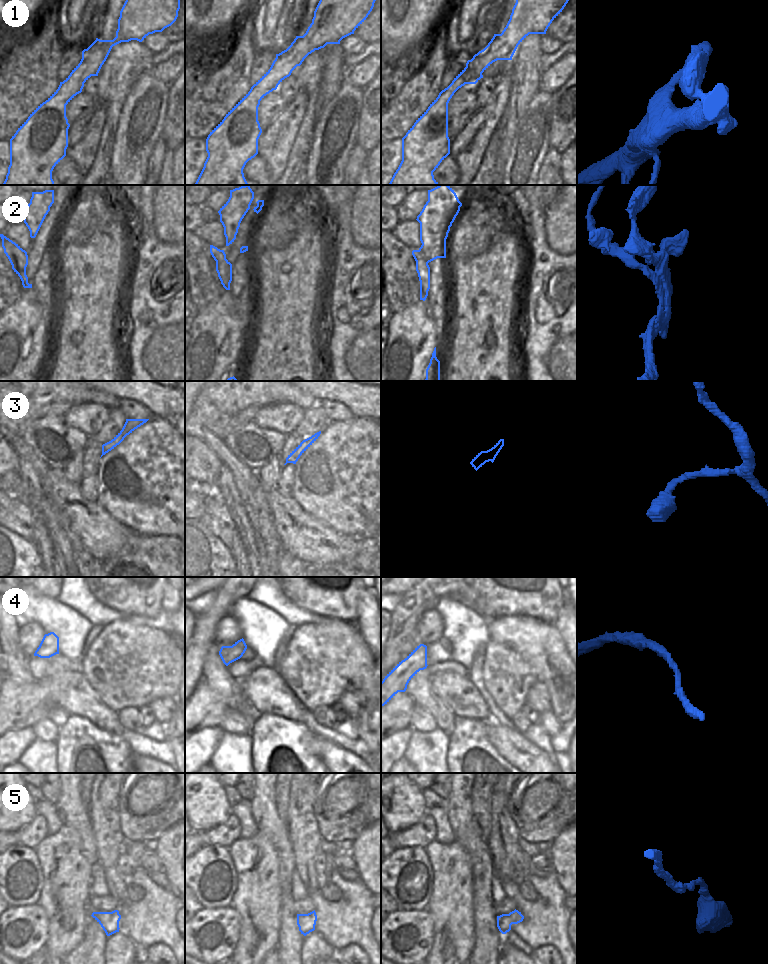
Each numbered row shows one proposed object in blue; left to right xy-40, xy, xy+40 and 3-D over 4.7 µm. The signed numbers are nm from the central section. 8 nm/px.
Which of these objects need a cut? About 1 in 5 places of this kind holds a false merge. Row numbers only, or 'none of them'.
2

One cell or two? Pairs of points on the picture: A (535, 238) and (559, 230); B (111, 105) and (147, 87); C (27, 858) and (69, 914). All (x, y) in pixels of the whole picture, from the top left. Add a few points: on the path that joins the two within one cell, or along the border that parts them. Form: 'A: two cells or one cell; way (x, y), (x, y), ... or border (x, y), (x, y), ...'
A: two cells; border (545, 212), (545, 240), (559, 254)
B: two cells; border (136, 77), (126, 95), (117, 120)
C: two cells; border (36, 855), (42, 873), (42, 888), (37, 901)

